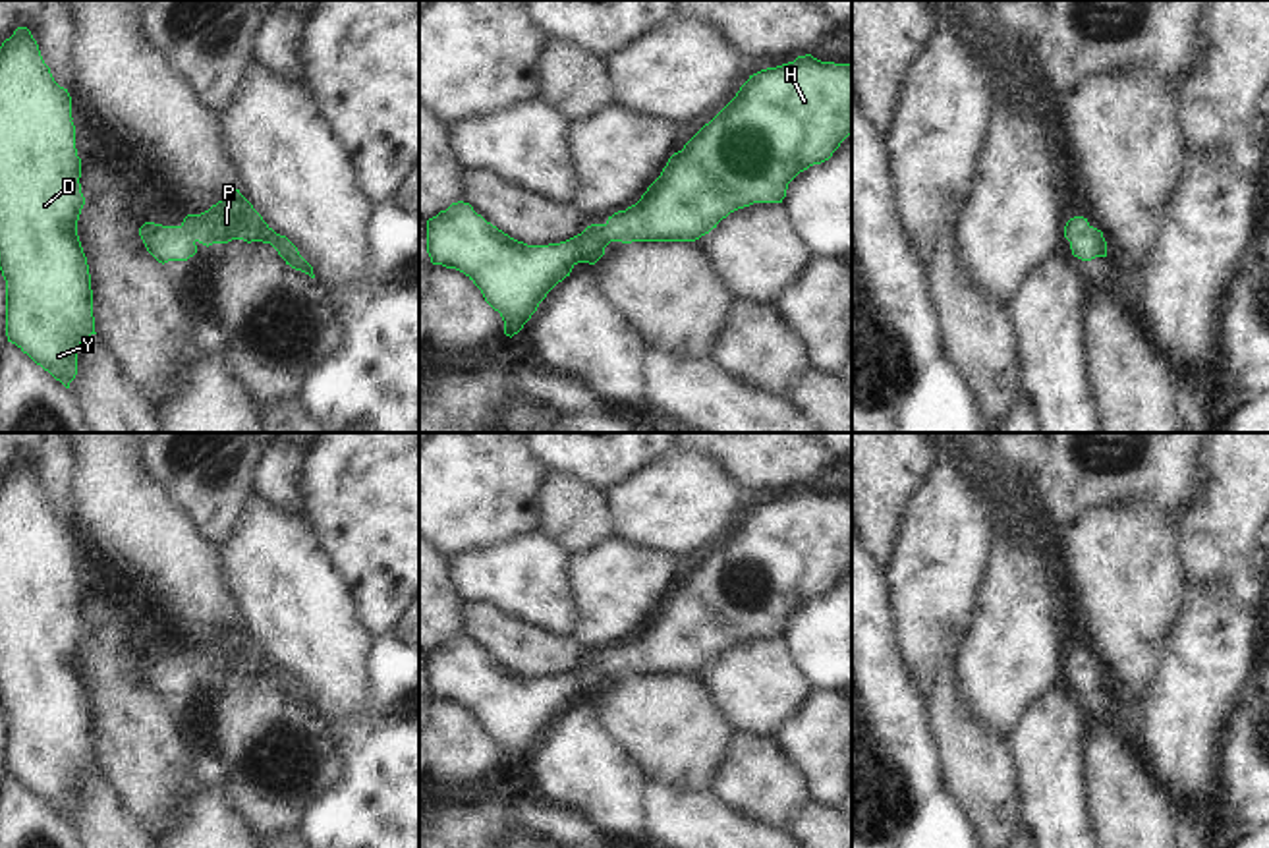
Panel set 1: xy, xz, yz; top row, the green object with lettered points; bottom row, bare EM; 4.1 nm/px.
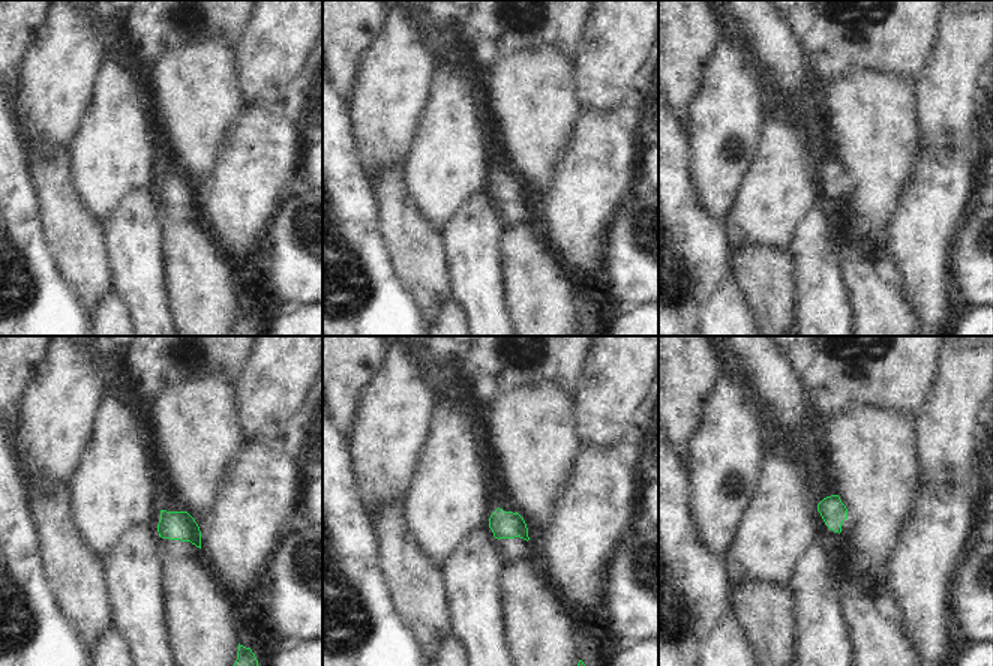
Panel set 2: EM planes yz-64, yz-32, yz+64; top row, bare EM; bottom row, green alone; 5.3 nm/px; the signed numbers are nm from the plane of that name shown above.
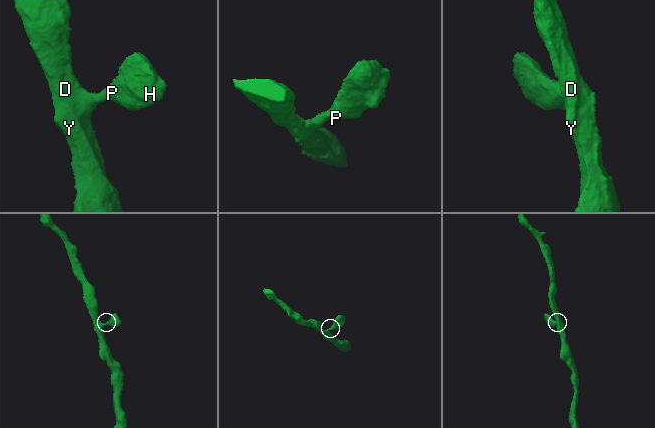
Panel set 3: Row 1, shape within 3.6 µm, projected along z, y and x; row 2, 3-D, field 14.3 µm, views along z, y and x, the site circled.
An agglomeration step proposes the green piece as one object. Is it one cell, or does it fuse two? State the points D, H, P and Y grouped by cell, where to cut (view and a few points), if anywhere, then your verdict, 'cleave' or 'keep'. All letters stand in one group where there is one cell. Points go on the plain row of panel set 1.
D H P Y | no cut | keep

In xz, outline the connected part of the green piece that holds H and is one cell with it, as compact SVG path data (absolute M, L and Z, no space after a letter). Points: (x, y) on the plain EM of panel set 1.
M798 489L749 508L736 529L668 591L641 632L605 657L591 657L560 676L527 678L487 655L469 636L458 634L427 653L427 686L433 697L464 705L500 746L504 767L512 771L578 695L595 697L610 674L695 674L738 641L782 636L788 616L809 599L829 593L850 566L852 498Z

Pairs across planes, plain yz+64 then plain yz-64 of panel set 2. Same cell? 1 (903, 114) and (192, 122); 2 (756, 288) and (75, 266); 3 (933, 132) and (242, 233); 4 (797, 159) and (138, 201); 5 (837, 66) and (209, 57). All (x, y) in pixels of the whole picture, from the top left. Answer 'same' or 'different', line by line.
1: same
2: same
3: different
4: different
5: different

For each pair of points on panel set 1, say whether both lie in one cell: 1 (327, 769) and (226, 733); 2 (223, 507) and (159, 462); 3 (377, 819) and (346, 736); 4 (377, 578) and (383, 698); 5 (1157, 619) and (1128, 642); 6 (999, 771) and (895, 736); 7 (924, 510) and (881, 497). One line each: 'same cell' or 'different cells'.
1: same cell
2: same cell
3: same cell
4: different cells
5: same cell
6: different cells
7: different cells

